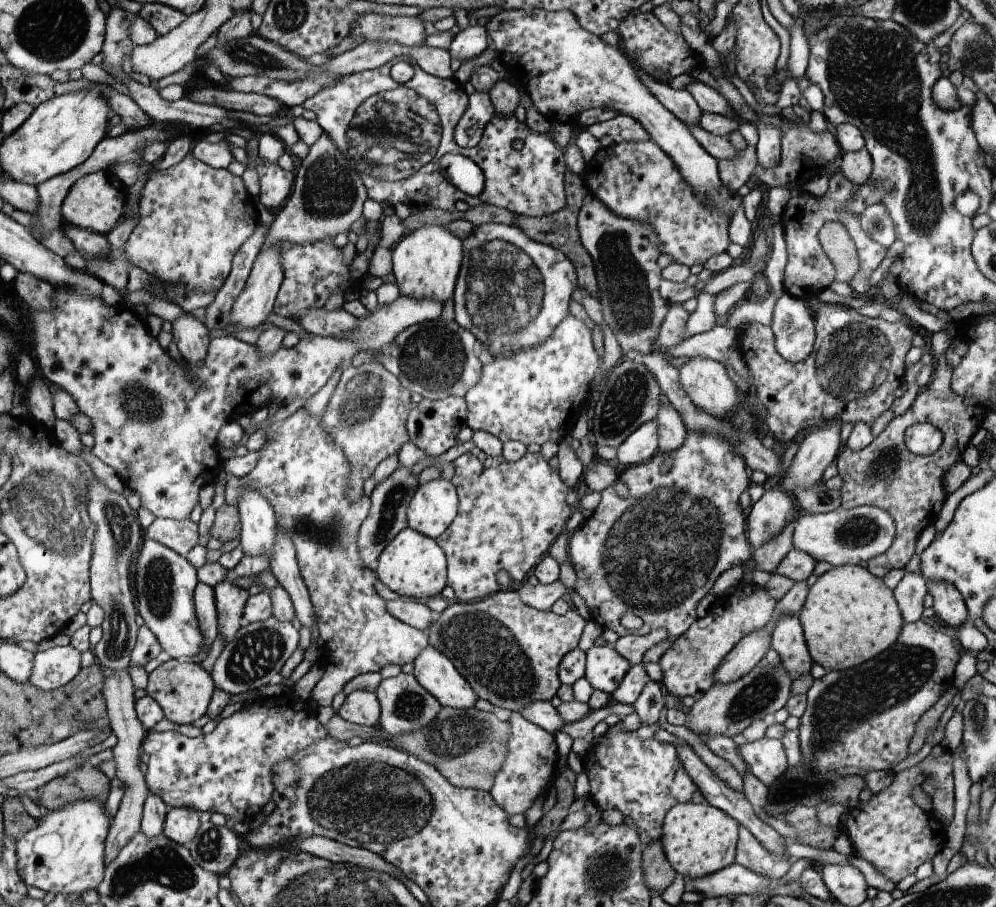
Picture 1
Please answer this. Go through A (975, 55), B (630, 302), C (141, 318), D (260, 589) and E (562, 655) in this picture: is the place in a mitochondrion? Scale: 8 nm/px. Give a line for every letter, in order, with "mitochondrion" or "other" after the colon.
A: mitochondrion
B: mitochondrion
C: other
D: other
E: other

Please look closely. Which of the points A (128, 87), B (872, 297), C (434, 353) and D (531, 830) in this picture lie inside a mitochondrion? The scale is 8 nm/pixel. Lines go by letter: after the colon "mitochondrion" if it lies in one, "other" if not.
A: other
B: other
C: mitochondrion
D: other

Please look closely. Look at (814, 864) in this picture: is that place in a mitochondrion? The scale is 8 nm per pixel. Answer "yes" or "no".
no

